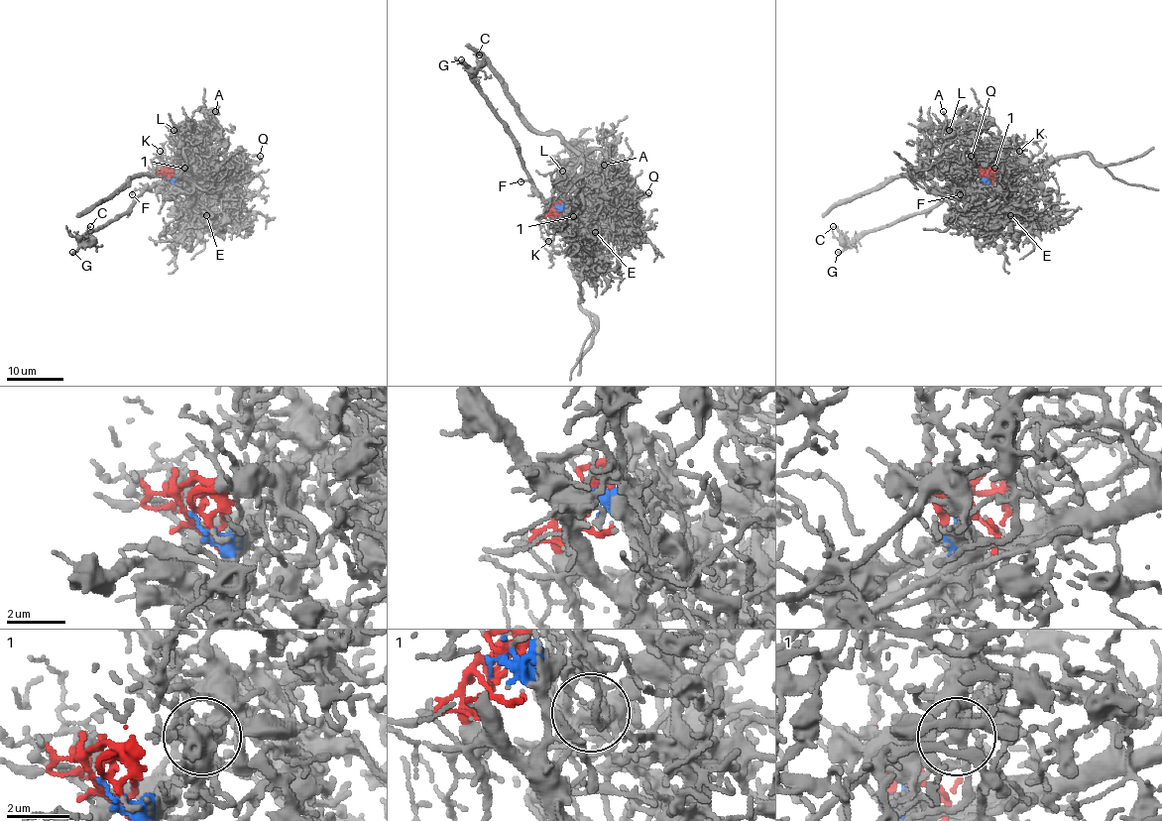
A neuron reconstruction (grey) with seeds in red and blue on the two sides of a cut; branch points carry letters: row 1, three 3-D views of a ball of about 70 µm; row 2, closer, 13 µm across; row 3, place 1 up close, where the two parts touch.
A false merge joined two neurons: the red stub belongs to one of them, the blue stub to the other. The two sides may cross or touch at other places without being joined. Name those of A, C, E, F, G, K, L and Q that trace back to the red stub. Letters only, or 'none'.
A, E, L, Q

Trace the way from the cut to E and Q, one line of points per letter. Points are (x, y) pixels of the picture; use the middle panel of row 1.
E: (553, 209), (566, 206), (583, 222), (575, 222), (579, 226), (596, 226), (590, 230), (595, 232)
Q: (553, 209), (559, 202), (579, 200), (590, 171), (610, 174), (619, 193), (648, 192)

